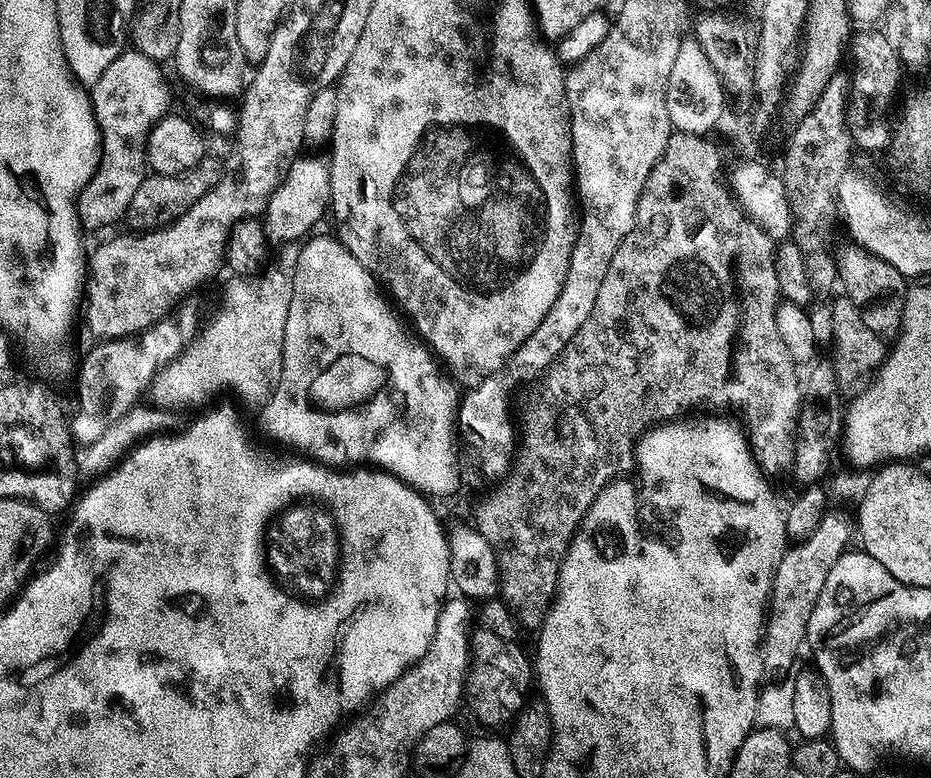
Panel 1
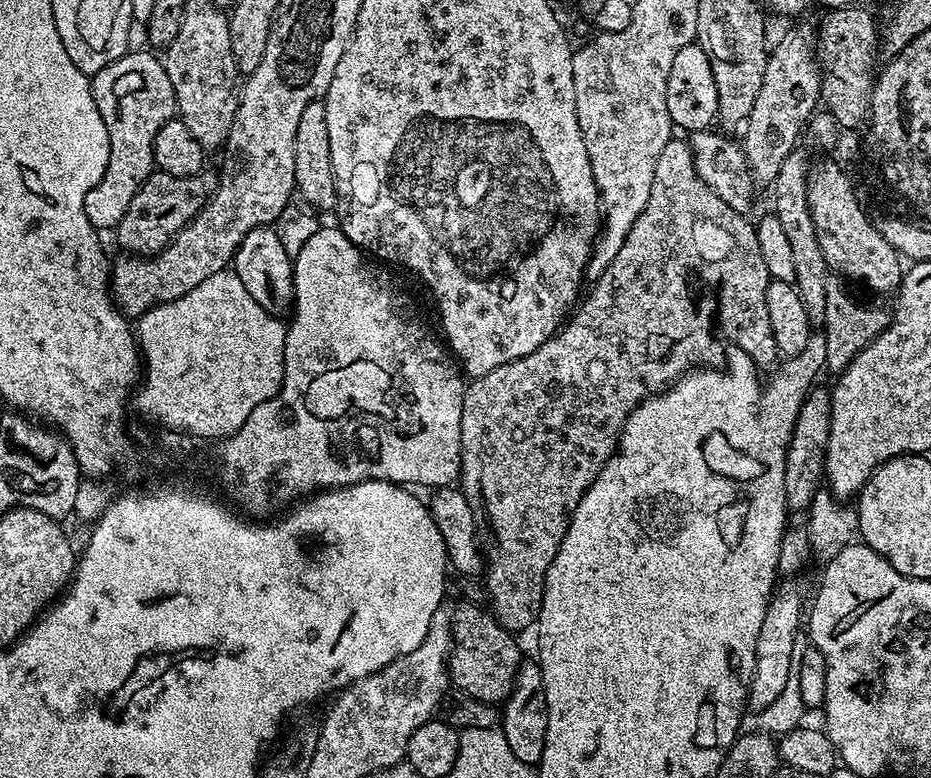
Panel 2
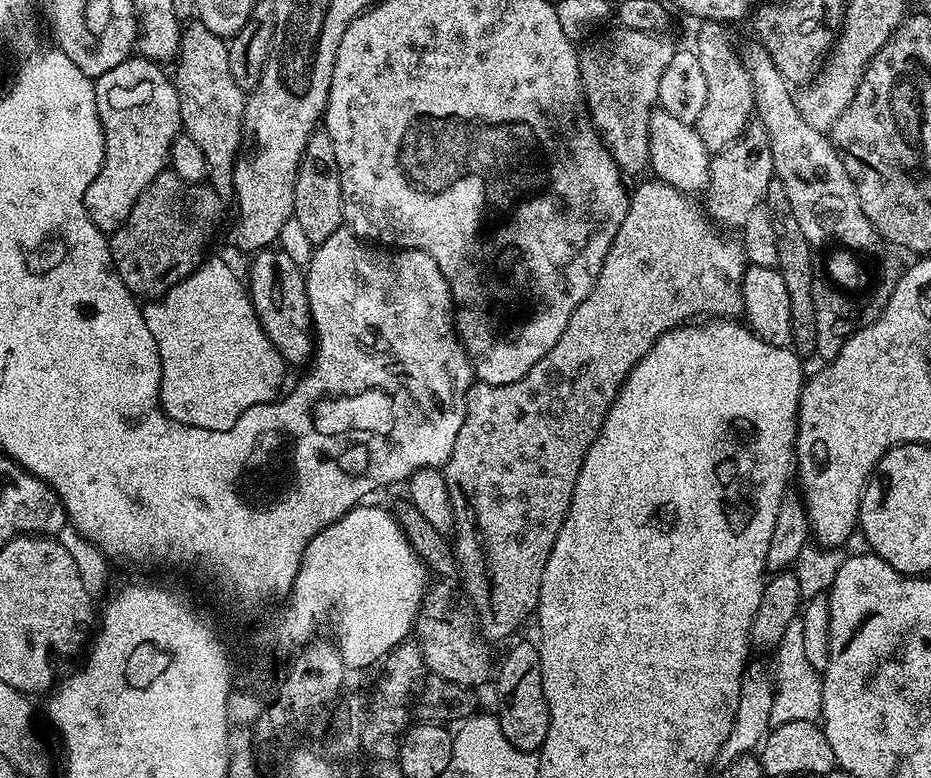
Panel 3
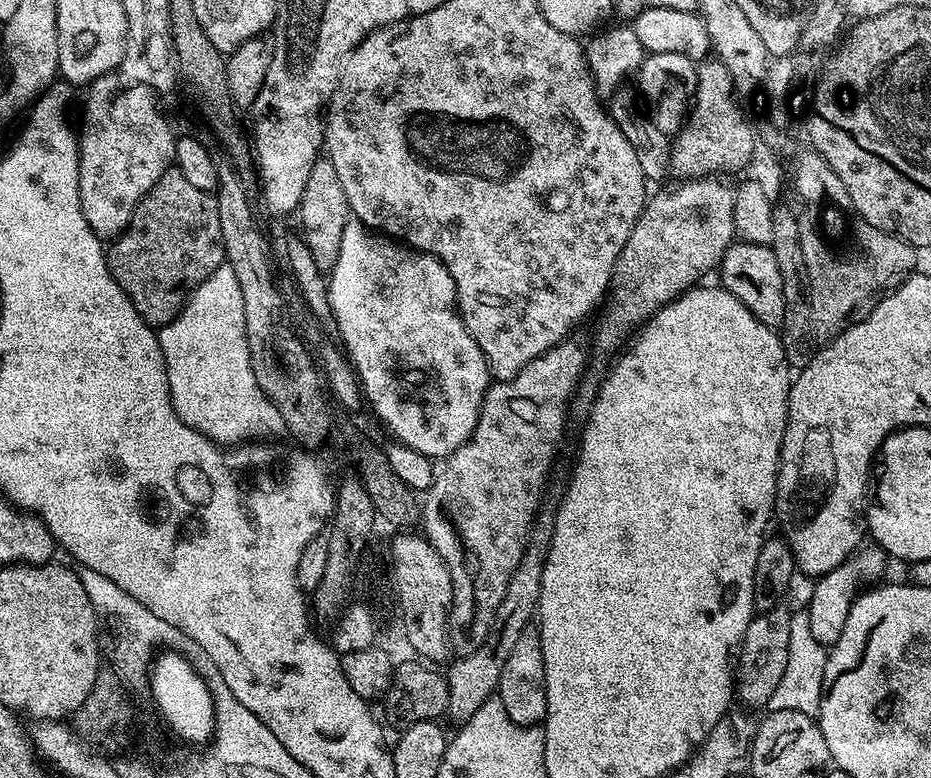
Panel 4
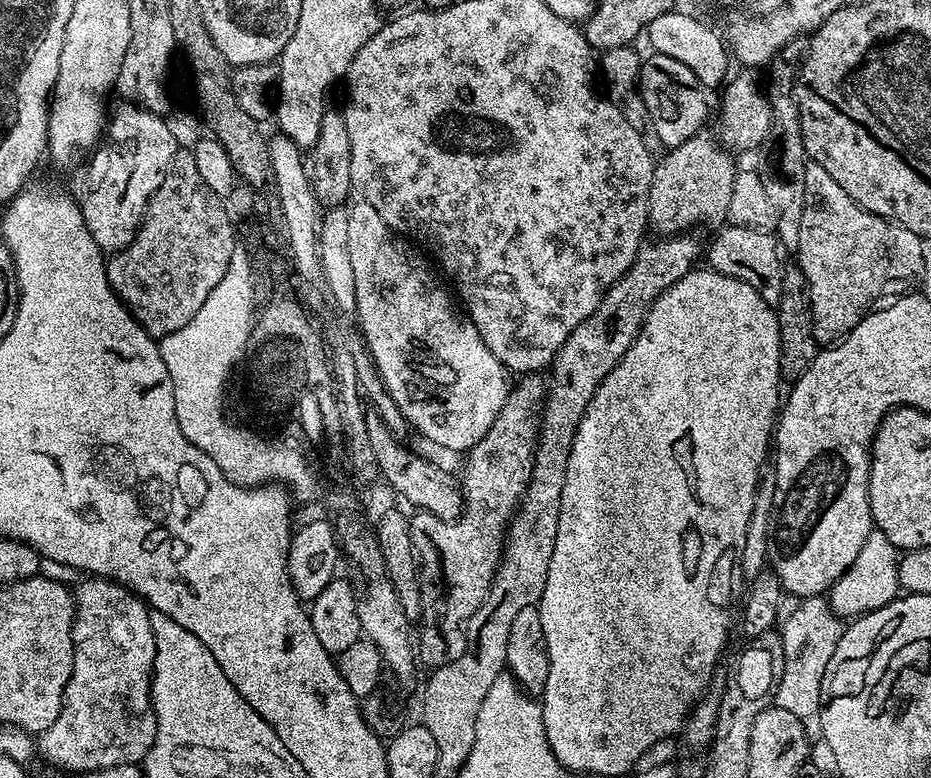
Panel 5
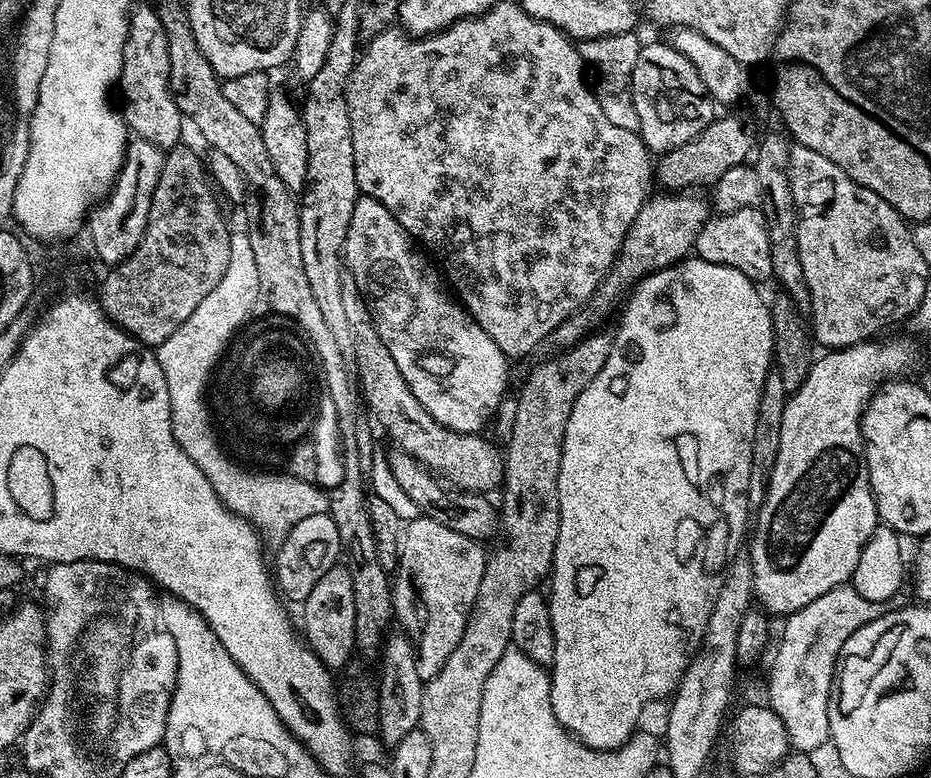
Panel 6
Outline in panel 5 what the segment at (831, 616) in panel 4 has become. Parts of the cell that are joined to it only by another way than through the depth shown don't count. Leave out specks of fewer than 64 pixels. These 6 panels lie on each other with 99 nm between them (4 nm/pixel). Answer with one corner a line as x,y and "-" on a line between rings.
873,530
866,538
862,550
858,550
858,558
850,562
850,566
833,582
826,599
832,606
832,611
841,618
855,618
865,616
868,612
878,610
886,606
890,601
897,599
901,595
902,589
899,582
899,564
901,553
878,530

